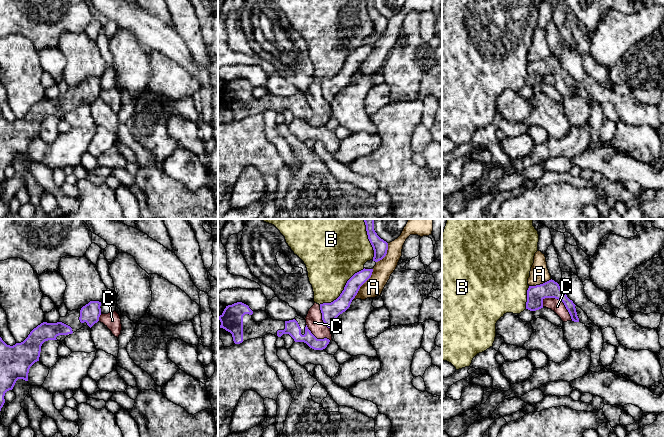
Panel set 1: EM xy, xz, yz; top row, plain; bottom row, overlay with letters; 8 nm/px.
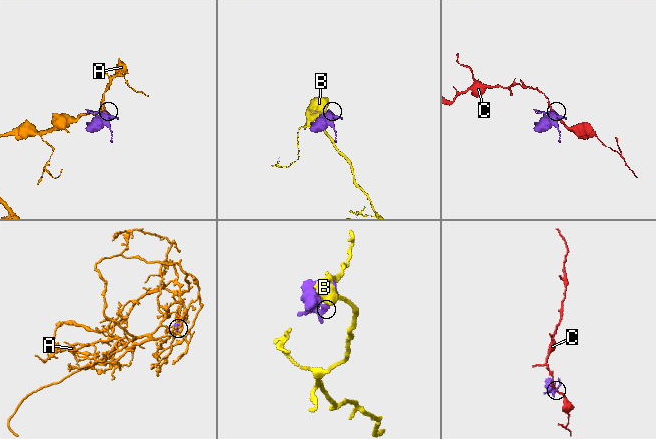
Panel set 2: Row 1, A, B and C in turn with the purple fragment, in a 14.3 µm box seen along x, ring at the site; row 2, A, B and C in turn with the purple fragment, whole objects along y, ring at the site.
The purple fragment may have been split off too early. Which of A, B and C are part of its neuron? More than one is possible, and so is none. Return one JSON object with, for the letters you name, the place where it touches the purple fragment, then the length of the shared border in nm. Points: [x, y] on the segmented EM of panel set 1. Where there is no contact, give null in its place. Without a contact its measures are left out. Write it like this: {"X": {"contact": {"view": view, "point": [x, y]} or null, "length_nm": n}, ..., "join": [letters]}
{"join": []}

